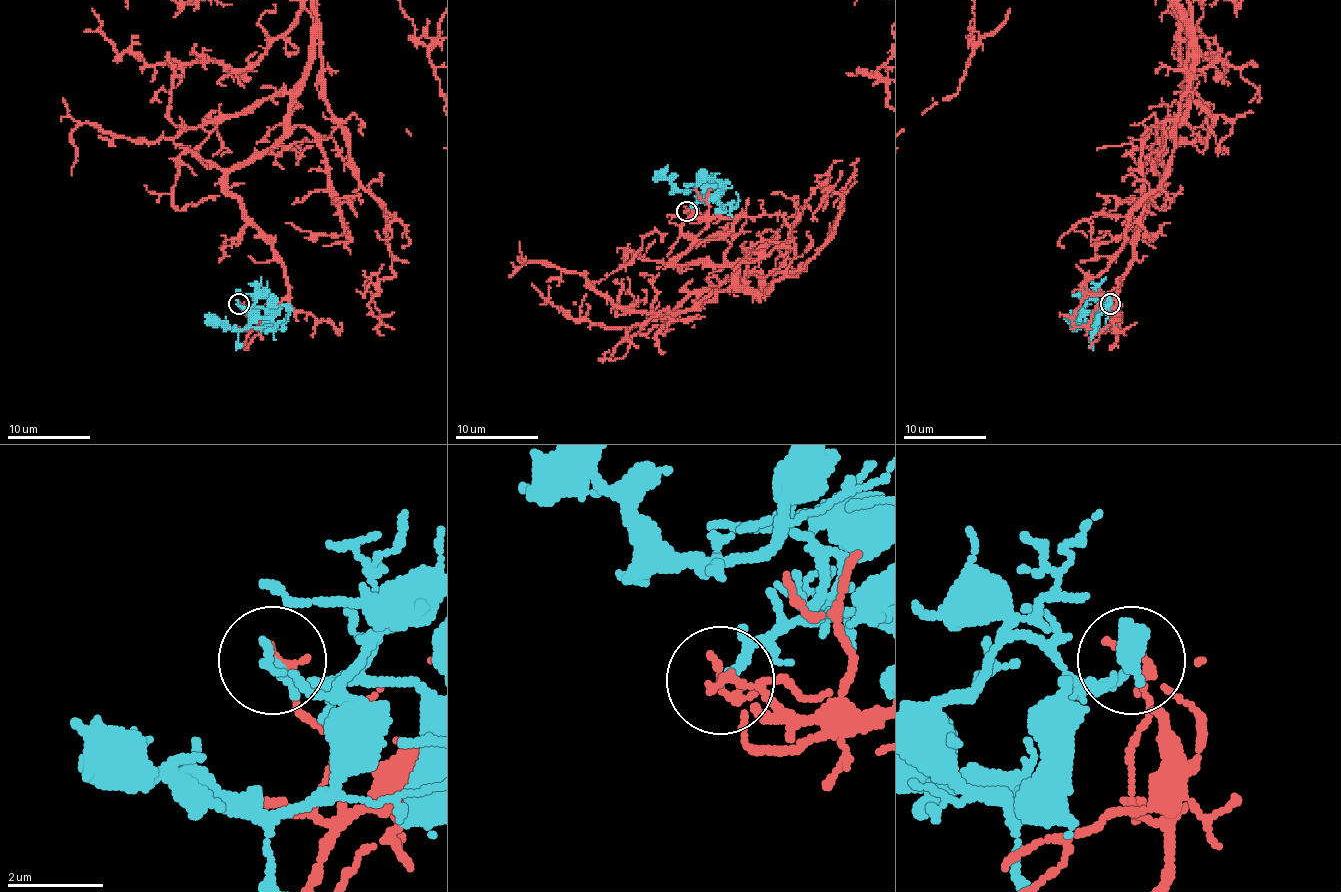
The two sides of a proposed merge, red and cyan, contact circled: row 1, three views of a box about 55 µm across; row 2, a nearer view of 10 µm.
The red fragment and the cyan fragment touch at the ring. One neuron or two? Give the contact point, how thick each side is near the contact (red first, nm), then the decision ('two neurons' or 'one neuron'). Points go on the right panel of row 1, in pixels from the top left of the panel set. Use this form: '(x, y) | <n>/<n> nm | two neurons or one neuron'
(1110, 303) | 200/200 nm | two neurons

